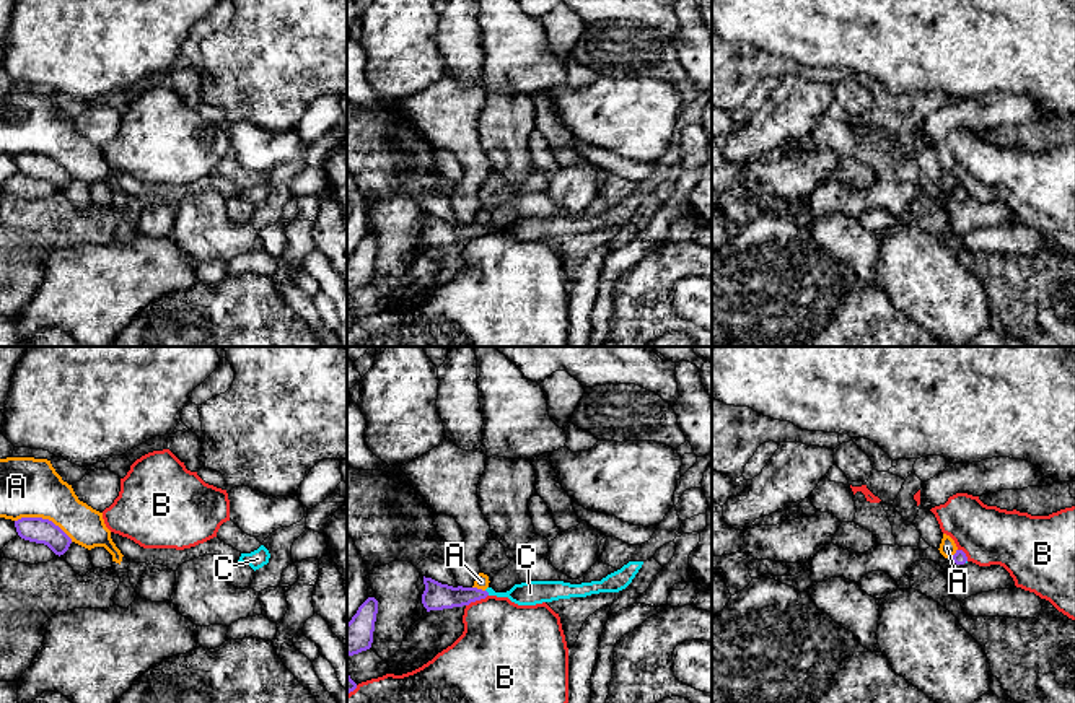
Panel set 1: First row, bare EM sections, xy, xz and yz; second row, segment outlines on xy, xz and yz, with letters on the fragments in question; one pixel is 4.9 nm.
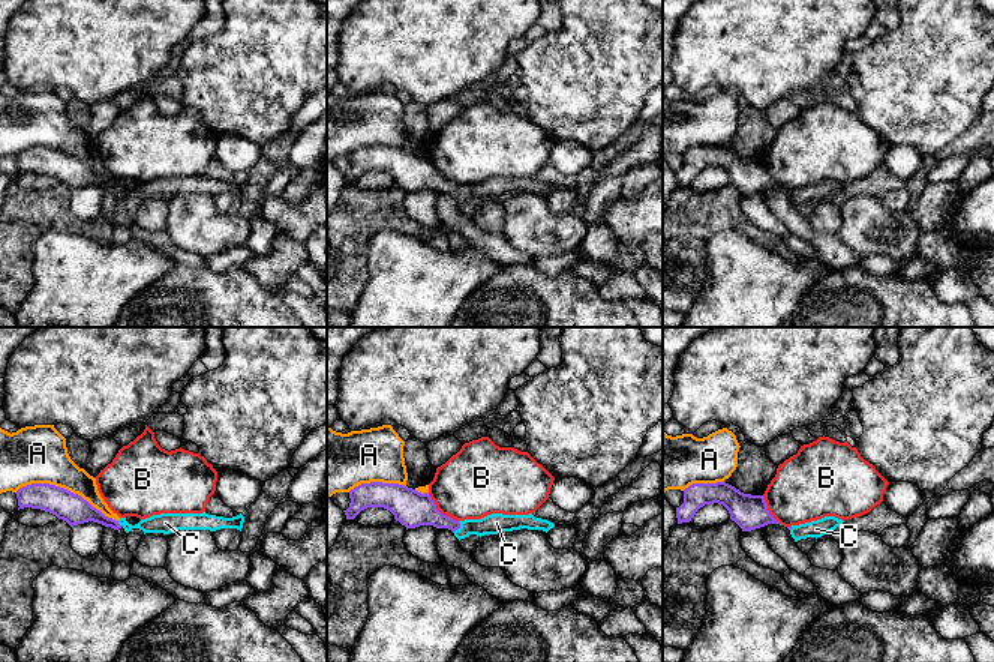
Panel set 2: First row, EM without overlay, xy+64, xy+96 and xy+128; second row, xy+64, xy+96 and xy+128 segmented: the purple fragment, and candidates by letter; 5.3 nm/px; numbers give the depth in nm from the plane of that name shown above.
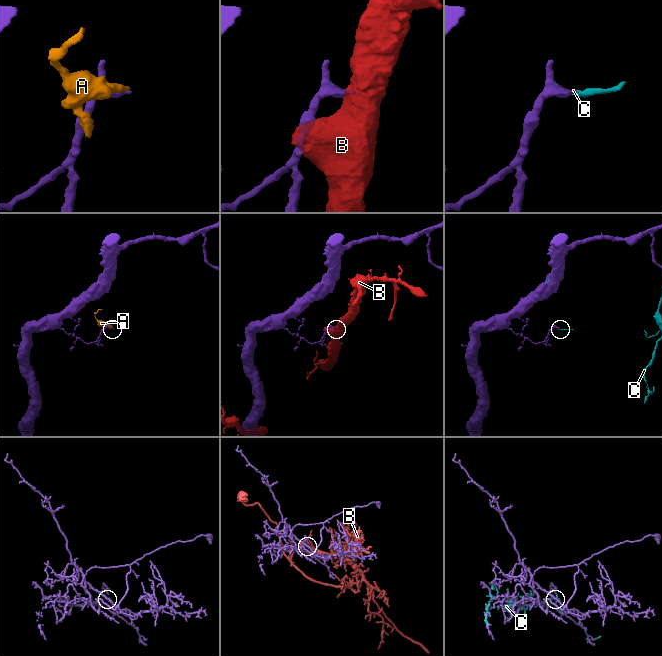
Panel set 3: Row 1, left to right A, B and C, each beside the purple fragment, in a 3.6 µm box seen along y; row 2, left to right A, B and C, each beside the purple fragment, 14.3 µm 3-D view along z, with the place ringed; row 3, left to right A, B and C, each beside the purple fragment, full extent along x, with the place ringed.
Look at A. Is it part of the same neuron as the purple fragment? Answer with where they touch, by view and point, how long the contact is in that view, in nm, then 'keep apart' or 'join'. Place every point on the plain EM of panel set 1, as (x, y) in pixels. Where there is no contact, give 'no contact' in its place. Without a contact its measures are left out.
xy (44, 155) | 300 nm | keep apart

